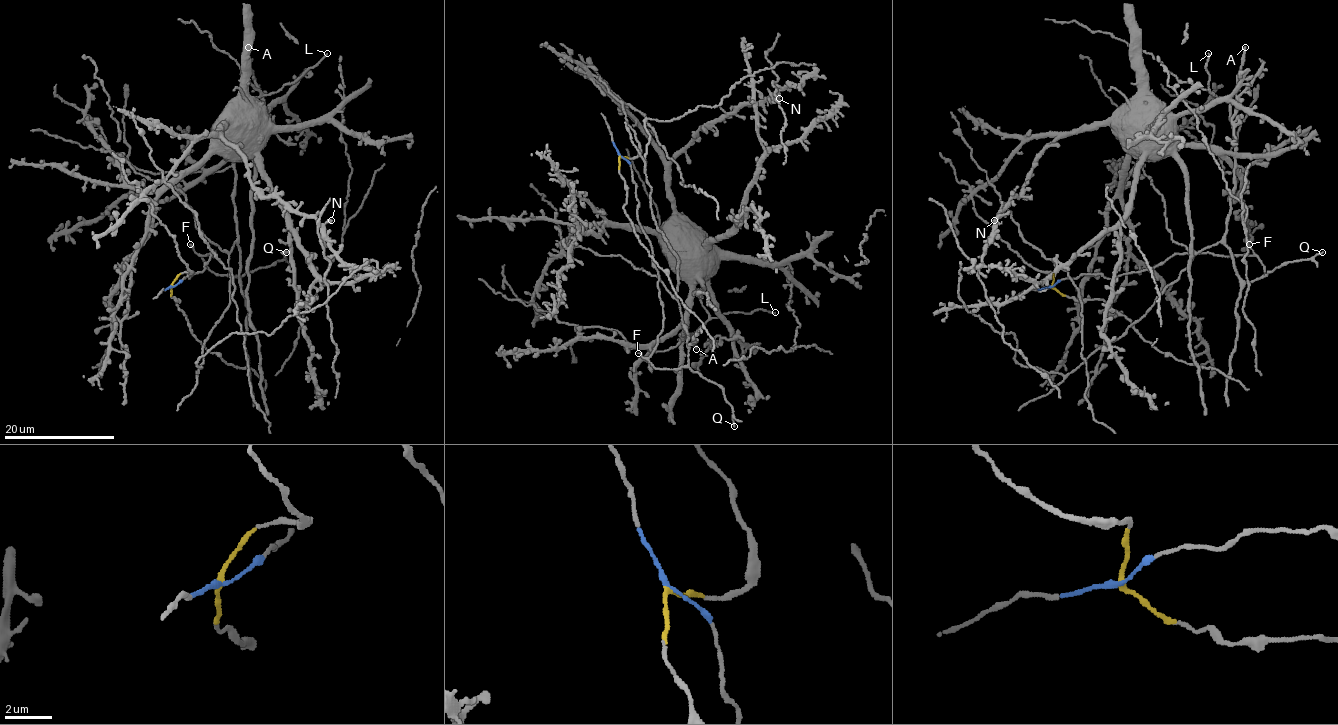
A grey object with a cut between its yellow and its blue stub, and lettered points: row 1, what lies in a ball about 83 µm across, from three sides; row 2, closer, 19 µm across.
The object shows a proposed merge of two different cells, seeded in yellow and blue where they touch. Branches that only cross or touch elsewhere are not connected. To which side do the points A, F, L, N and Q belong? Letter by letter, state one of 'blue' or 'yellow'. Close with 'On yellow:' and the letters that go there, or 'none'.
A: blue
F: blue
L: blue
N: yellow
Q: blue
On yellow: N

